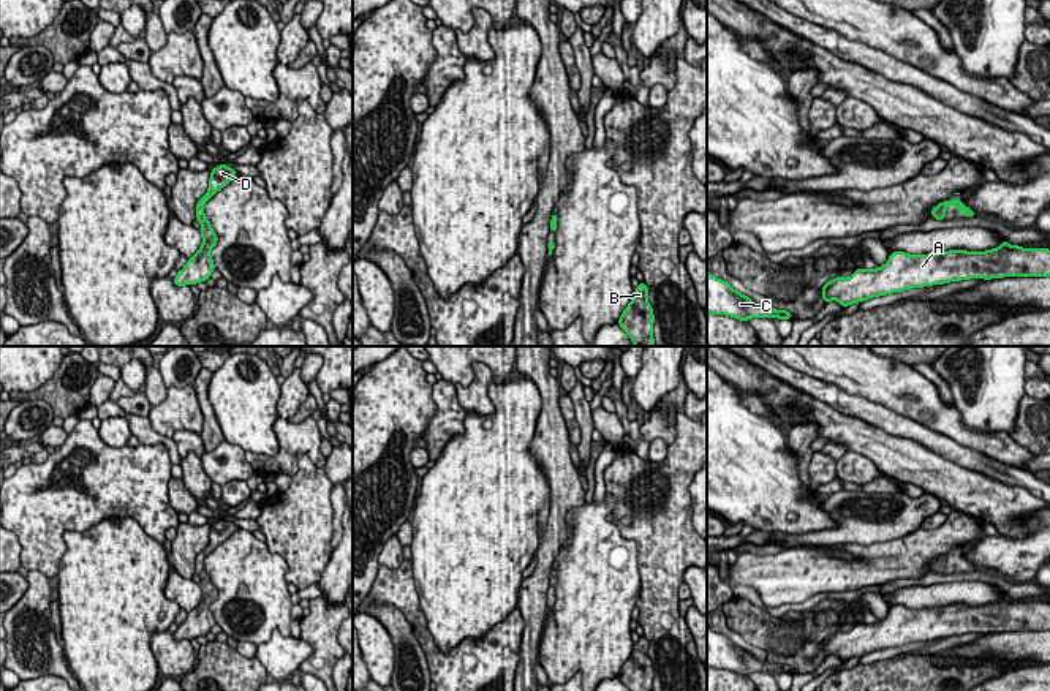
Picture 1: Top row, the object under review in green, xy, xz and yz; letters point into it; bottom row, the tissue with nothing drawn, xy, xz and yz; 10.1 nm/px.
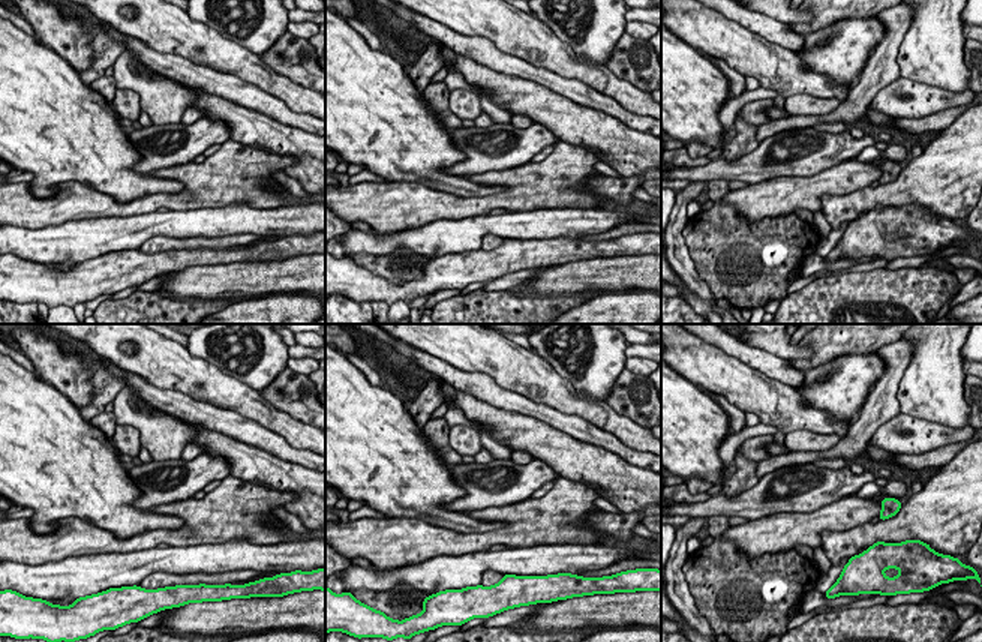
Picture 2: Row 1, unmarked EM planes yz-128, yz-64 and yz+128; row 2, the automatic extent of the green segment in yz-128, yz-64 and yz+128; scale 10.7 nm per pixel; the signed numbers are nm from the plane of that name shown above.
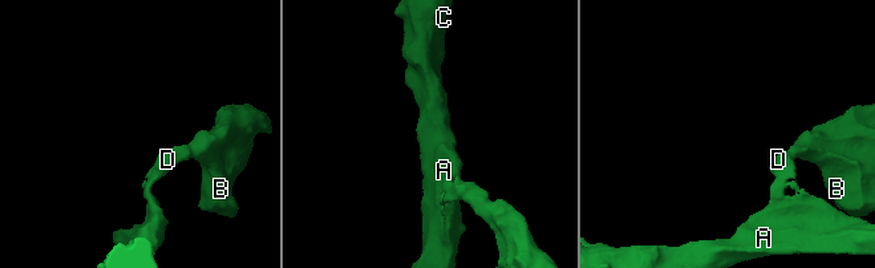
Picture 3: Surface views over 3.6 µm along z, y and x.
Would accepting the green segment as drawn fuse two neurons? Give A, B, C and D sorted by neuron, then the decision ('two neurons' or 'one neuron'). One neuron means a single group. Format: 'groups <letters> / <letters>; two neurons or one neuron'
groups A B C D; one neuron

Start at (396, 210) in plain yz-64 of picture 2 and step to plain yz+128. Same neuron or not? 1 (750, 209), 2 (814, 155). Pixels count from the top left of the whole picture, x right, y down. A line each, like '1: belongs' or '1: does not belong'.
1: belongs
2: does not belong

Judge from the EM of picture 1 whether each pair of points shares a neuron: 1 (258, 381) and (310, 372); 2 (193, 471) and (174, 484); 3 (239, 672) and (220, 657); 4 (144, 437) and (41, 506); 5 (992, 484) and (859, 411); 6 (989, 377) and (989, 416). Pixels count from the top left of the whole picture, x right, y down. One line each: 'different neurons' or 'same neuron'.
1: different neurons
2: different neurons
3: same neuron
4: different neurons
5: same neuron
6: same neuron

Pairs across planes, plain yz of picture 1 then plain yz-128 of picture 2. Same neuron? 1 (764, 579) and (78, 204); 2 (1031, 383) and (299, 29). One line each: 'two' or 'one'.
1: one
2: one

